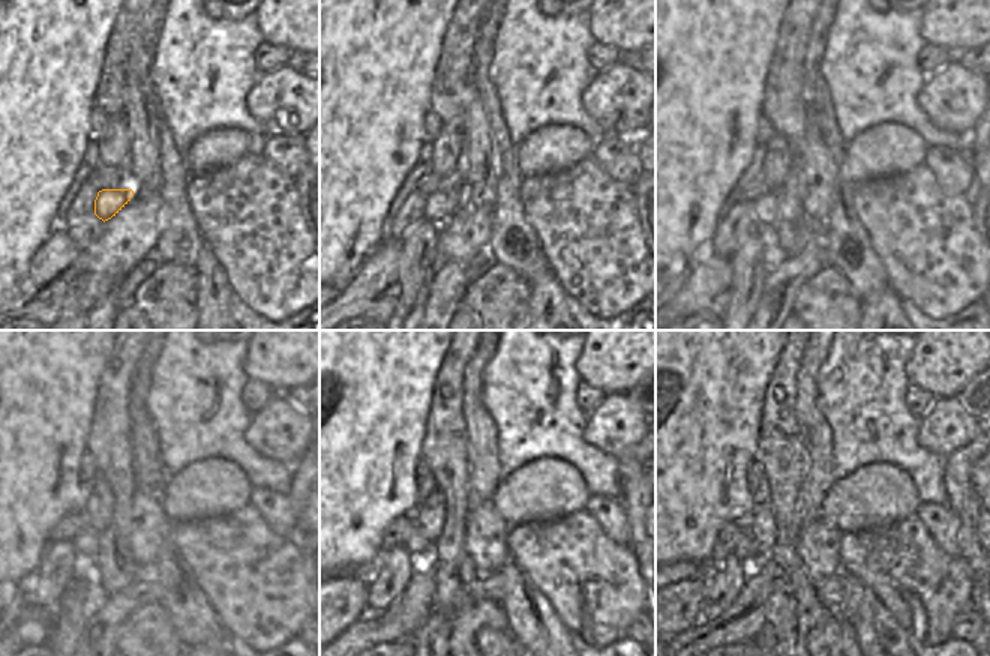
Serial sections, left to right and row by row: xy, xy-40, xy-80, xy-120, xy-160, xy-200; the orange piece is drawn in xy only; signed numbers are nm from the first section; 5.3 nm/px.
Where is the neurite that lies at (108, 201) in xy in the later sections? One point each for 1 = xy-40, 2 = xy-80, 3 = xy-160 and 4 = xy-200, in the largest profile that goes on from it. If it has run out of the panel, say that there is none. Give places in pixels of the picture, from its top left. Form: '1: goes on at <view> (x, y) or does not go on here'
1: goes on at xy-40 (441, 204)
2: goes on at xy-80 (765, 207)
3: goes on at xy-160 (417, 545)
4: goes on at xy-200 (744, 550)

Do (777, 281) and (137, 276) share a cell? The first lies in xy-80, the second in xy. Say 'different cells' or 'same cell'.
different cells

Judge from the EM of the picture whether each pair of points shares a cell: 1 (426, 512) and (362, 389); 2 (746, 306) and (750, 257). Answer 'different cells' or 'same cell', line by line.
1: different cells
2: same cell

